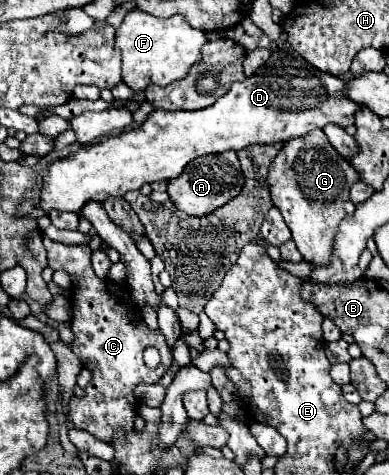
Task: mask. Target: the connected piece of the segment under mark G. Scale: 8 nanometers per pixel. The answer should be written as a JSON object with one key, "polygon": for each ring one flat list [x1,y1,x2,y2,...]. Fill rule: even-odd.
{"polygon":[[313,130,301,138,287,140,277,152,269,166,267,184,271,200,281,210,303,260,319,266,329,262,337,224,355,208,349,200,349,188,357,180,359,172,349,160,337,156,337,150,329,144,323,130]]}

